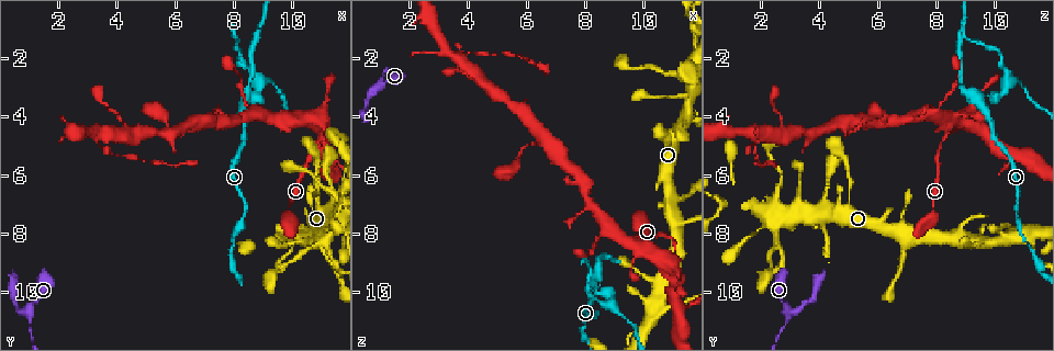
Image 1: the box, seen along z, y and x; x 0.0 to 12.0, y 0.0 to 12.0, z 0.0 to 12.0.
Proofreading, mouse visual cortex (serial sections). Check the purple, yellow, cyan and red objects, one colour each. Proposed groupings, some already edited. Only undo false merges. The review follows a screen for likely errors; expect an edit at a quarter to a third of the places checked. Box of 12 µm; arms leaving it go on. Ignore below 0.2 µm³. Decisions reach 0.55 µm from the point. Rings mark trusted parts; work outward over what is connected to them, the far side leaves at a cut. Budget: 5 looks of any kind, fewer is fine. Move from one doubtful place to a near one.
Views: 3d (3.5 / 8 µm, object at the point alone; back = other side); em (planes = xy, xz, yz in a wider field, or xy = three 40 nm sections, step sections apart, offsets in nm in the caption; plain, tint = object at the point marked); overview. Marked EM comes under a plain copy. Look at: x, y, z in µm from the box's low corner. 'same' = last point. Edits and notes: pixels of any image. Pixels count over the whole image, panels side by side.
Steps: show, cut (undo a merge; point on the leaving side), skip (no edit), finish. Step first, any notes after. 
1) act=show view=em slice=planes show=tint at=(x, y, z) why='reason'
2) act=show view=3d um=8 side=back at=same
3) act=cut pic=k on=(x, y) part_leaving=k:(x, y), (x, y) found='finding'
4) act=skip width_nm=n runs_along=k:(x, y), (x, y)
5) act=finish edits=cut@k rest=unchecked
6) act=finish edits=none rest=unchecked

act=show view=3d um=3.5 at=(8.4, 3.4, 9.5) why='thick turns thin'

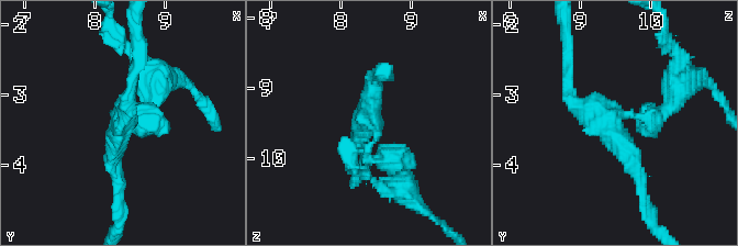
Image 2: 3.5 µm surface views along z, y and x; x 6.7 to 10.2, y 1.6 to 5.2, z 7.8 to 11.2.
act=show view=em slice=xy step=3 show=tint at=(8.40, 3.35, 9.50)

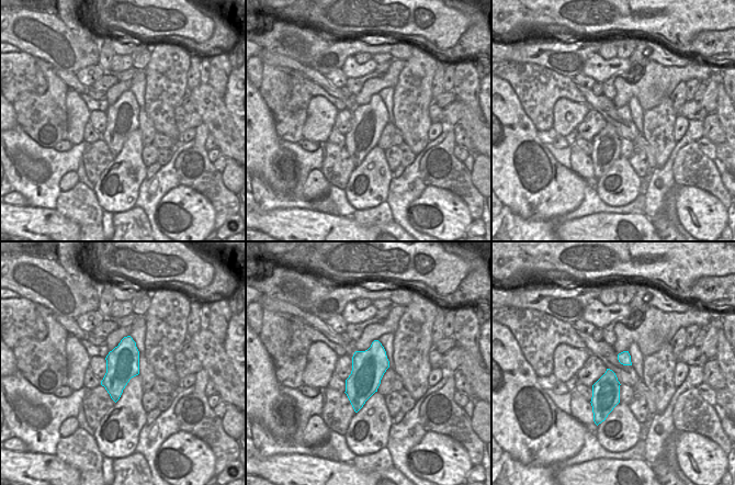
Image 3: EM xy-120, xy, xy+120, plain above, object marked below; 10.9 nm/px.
act=show view=em slice=xy step=2 show=tint at=same

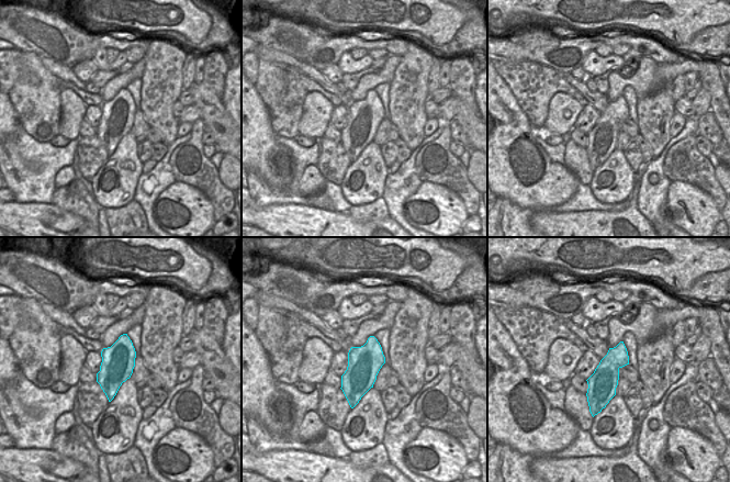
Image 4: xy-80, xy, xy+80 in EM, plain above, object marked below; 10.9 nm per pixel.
act=cut pic=2 on=(666, 105) width_nm=360 part_leaving=2:(634, 114), (677, 98), (679, 54) found='a second cell is stuck on'

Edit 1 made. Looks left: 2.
act=show view=em slice=xy step=3 show=tint at=(1.0, 11.2, 2.8)

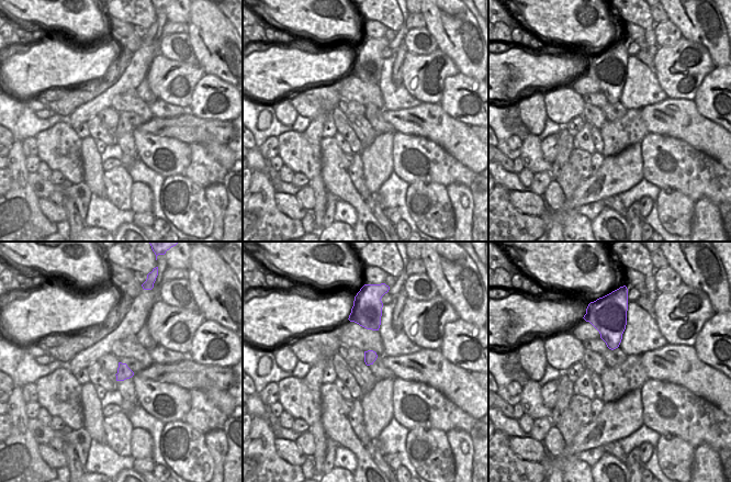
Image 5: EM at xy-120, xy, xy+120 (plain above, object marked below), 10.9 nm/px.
act=show view=3d um=3.5 at=same why='see where the arms go'

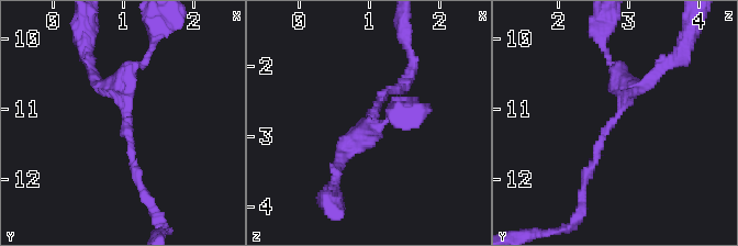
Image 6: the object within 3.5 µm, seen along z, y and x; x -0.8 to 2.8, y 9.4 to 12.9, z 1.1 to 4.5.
act=skip found='one cell here'

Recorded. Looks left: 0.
act=finish edits=cut@2 rest=unchecked

